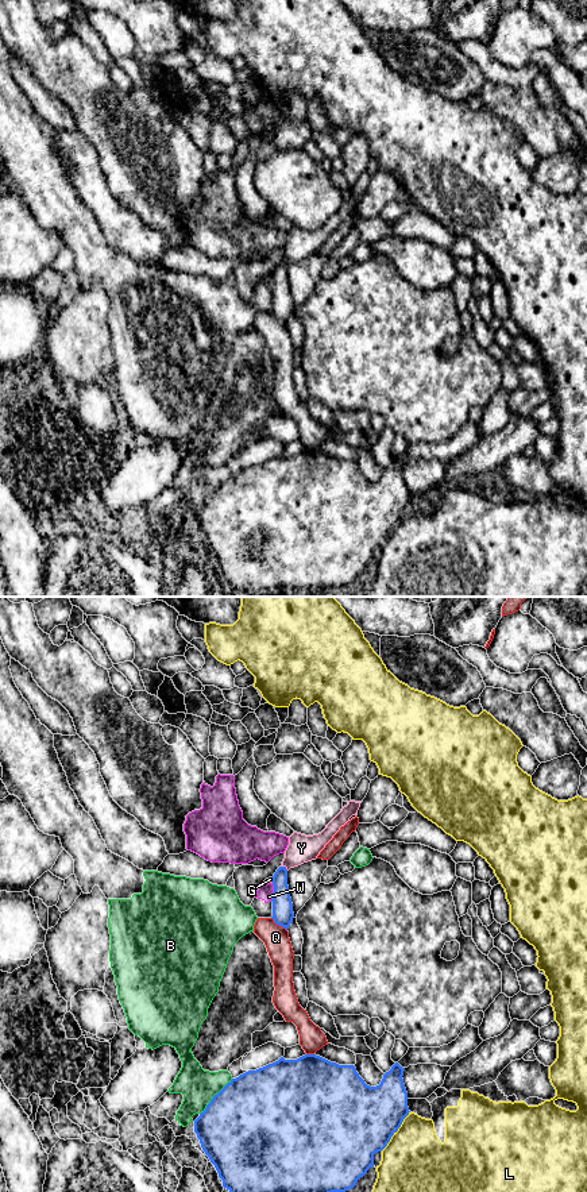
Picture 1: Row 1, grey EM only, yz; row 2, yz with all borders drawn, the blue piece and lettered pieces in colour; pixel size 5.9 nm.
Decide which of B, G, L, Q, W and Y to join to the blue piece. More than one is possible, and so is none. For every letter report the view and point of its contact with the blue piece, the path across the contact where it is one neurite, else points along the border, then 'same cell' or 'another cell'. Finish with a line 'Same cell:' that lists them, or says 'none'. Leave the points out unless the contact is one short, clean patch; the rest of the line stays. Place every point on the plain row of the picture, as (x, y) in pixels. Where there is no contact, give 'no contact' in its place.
B: contact yz (213, 492); another cell
G: contact yz (273, 276); another cell
L: contact yz (397, 525); another cell
Q: contact yz (278, 319); another cell
W: contact yz (273, 288); border yz (273, 278), (273, 293), (270, 296); another cell
Y: contact yz (285, 262); way yz (282, 303), (281, 267), (285, 262), (301, 243); same cell
Same cell: Y

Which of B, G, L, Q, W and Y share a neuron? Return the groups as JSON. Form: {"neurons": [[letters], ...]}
{"neurons": [["B"], ["G"], ["L"], ["Q"], ["W"], ["Y"]]}

